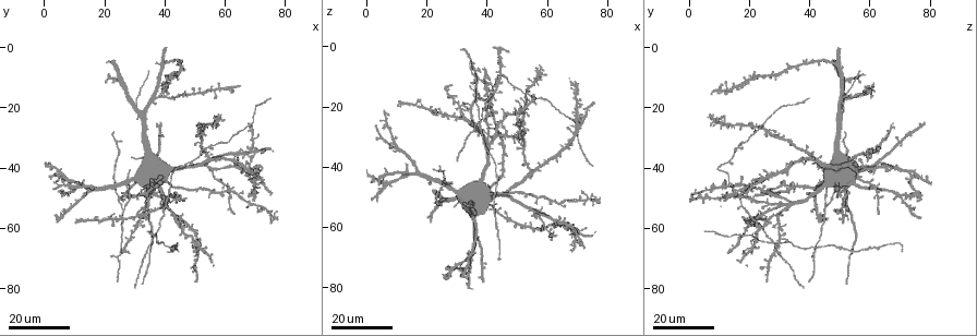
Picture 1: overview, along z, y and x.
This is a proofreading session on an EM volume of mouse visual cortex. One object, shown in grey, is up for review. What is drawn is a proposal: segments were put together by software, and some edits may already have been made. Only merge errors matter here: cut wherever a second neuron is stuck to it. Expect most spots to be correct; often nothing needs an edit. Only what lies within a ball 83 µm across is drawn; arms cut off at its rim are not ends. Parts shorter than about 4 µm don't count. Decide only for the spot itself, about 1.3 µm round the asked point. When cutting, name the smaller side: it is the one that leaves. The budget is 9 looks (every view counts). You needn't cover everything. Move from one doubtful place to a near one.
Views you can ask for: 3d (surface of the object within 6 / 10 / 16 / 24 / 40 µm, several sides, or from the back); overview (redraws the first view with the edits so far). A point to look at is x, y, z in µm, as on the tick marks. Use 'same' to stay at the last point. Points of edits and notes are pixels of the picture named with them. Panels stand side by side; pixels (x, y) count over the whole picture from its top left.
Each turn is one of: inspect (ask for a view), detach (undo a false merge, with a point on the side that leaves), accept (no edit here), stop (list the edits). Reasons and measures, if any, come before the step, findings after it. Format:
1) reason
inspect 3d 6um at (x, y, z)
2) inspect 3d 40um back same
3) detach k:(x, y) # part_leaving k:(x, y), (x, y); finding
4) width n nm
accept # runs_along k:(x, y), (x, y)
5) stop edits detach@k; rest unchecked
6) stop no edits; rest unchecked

side arm on a straight run
inspect 3d 16um at (37, 64, 26)

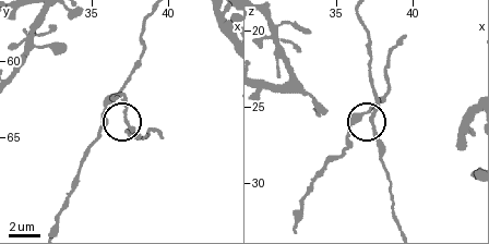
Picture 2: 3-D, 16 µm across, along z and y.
inspect 3d 6um at (37.4, 64.8, 26.8)

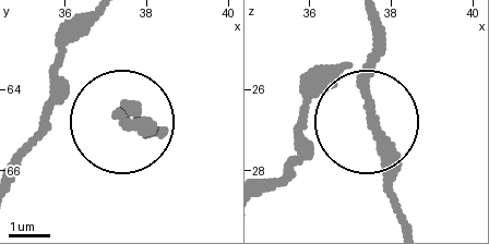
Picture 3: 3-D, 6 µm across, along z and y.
side_arm 25 um
accept # continuous, no second neuron

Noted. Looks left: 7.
calibre changes
inspect 3d 16um at (24, 70, 41)

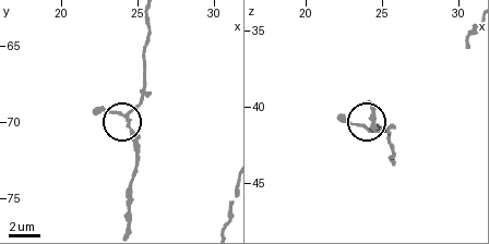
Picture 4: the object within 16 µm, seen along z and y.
inspect 3d 6um same

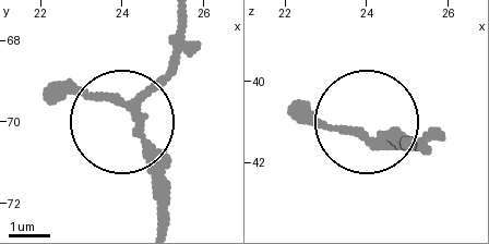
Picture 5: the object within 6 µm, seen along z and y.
accept # runs_along 5:(177, 23), (166, 65), (121, 104), (163, 218); continuous, no second neuron

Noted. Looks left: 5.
inspect 3d 24um at (26, 54, 45)

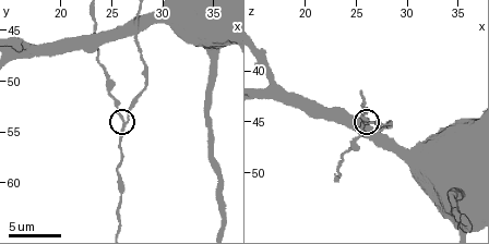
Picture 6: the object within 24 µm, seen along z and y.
inspect 3d 10um same

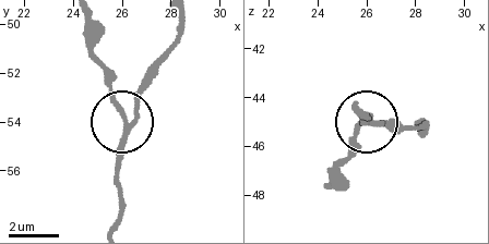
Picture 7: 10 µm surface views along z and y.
arms 3
detach 7:(117, 111) # part_leaving 7:(124, 145), (124, 116), (110, 72), (95, 53), (91, 22); a second neuron is stuck on

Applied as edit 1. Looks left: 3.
see it whole again
inspect overview

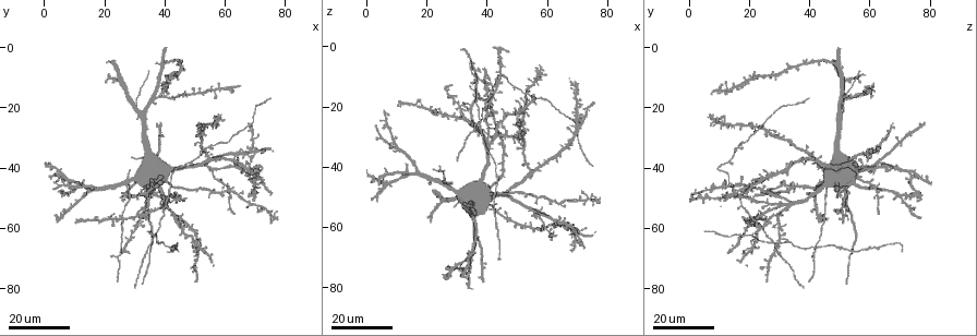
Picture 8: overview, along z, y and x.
thin arm on a thick one
inspect 3d 24um at (54, 33, 16)

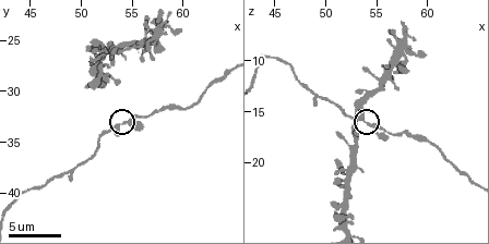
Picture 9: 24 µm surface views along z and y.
inspect 3d 6um at (54.6, 33.0, 16.2)

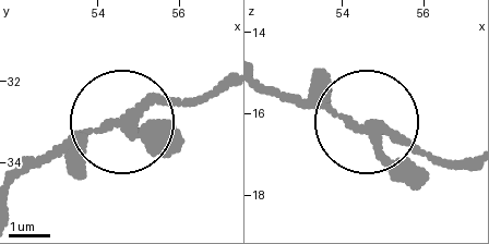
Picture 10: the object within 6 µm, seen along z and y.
arms 3
accept # runs_along 10:(25, 174), (223, 81); one neuron here

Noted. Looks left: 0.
stop edits detach@7; rest unchecked

